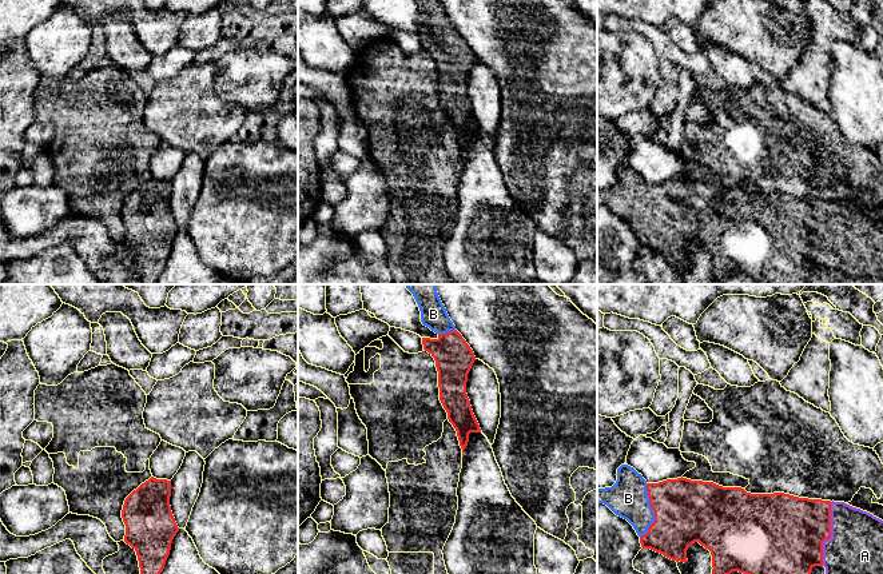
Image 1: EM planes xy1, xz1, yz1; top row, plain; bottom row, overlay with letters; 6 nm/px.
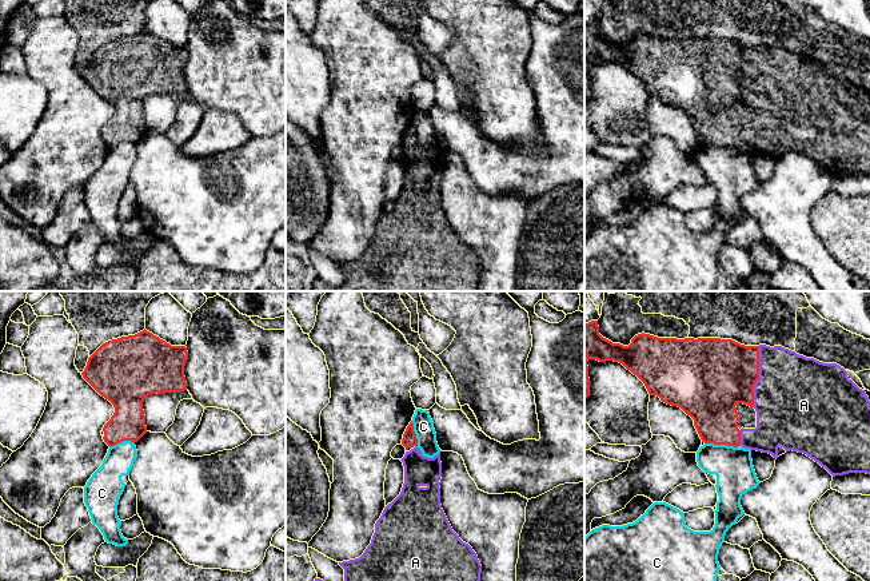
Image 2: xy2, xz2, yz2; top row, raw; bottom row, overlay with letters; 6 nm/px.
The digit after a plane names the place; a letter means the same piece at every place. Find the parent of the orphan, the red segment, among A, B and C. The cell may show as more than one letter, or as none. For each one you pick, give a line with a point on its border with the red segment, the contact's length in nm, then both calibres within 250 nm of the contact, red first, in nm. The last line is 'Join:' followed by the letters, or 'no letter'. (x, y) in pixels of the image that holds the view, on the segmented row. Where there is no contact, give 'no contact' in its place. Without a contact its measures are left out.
A: meets red in yz1 at (830, 534); contact 380 nm long; 440 nm thick on the red side, 320 nm on the other
B: meets red in yz1 at (653, 510); contact 340 nm long; 380 nm thick on the red side, 240 nm on the other
Join: A, B

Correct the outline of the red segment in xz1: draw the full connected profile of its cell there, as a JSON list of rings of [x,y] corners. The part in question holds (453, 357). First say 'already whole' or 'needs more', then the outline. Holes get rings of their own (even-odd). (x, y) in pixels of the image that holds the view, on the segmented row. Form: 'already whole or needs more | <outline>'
needs more | [[[437,284],[405,286],[419,307],[422,324],[438,335],[437,339],[422,338],[422,344],[435,360],[439,400],[457,431],[464,458],[469,434],[481,433],[466,394],[468,374],[476,360],[474,352],[450,320],[438,296]]]

